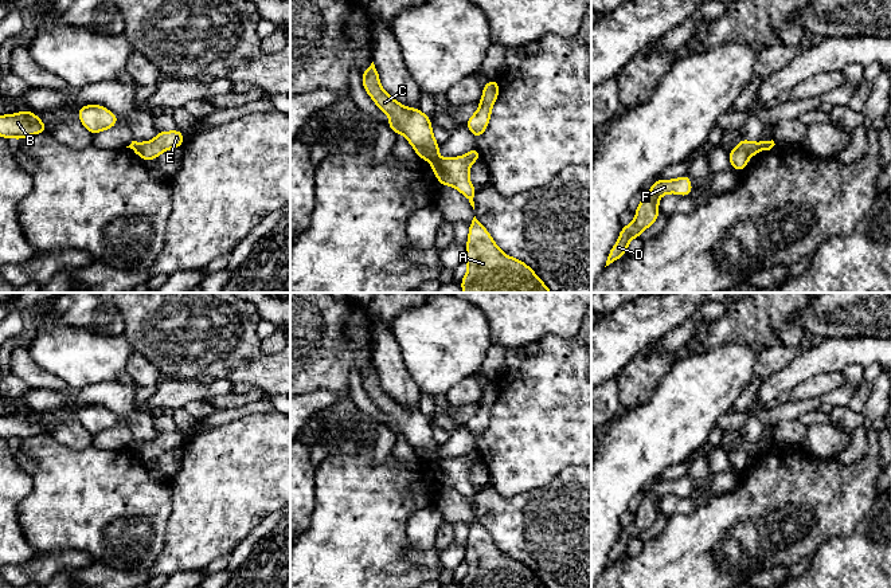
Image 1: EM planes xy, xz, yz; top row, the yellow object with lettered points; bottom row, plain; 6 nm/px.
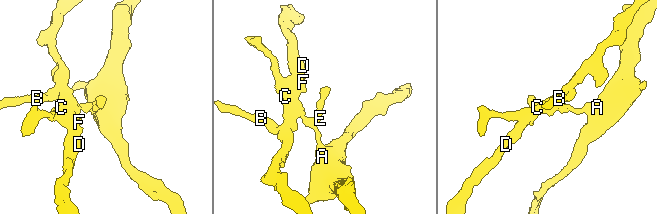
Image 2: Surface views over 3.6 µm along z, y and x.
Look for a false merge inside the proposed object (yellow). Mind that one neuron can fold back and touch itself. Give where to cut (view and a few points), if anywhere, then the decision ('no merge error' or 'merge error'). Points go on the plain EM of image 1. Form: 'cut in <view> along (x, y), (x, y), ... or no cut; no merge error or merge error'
cut in yz along (758, 443), (759, 450); merge error

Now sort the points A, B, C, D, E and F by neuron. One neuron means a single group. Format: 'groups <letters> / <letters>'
groups A E / B C D F

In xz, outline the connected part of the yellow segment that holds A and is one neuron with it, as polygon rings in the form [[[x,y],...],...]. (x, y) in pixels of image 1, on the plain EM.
[[[476,517],[469,525],[464,562],[468,573],[461,588],[547,588],[524,562],[505,556]]]

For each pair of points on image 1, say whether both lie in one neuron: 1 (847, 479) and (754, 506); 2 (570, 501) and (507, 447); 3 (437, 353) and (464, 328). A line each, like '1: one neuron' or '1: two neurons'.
1: one neuron
2: two neurons
3: one neuron

